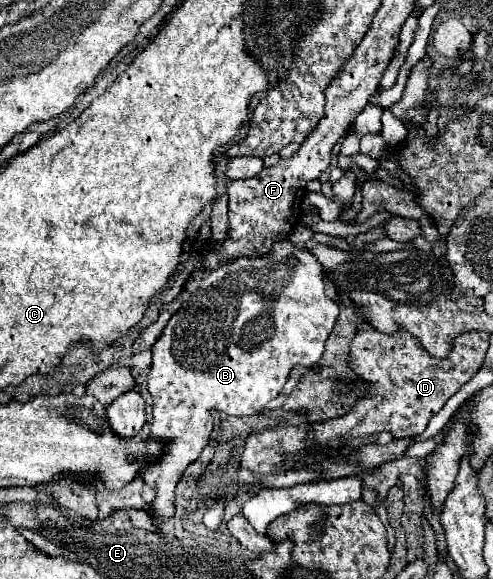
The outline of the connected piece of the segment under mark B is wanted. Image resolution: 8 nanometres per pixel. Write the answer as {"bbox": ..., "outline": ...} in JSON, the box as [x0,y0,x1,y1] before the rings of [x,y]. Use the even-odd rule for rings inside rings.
{"bbox":[143,240,339,533],"outline":[[[290,240],[278,241],[273,245],[271,253],[267,257],[239,257],[239,259],[233,259],[231,263],[211,271],[211,273],[205,273],[203,279],[201,279],[201,285],[197,291],[193,291],[189,295],[189,299],[183,303],[183,307],[169,319],[167,323],[167,329],[163,329],[161,337],[157,339],[157,343],[153,345],[153,363],[151,363],[151,369],[149,369],[149,375],[147,375],[147,387],[151,391],[151,397],[153,397],[153,421],[151,421],[151,433],[149,437],[151,439],[165,439],[167,441],[167,449],[163,453],[163,457],[145,469],[143,473],[143,481],[155,489],[155,499],[151,501],[151,515],[153,515],[153,525],[157,527],[157,533],[161,533],[161,523],[171,519],[175,515],[175,487],[177,487],[177,481],[181,479],[181,475],[185,473],[185,469],[201,455],[203,447],[209,443],[209,435],[211,435],[211,429],[213,429],[213,411],[225,411],[227,415],[237,415],[237,417],[243,417],[243,415],[257,415],[265,409],[265,405],[273,399],[279,397],[281,389],[285,387],[287,379],[289,379],[289,373],[295,365],[305,365],[305,367],[311,367],[313,363],[319,361],[321,353],[323,353],[323,343],[325,339],[329,337],[331,329],[333,329],[333,323],[339,315],[339,307],[335,301],[331,301],[325,291],[323,291],[323,265],[318,261],[317,257],[313,253],[309,253],[307,249],[299,249]]]}

